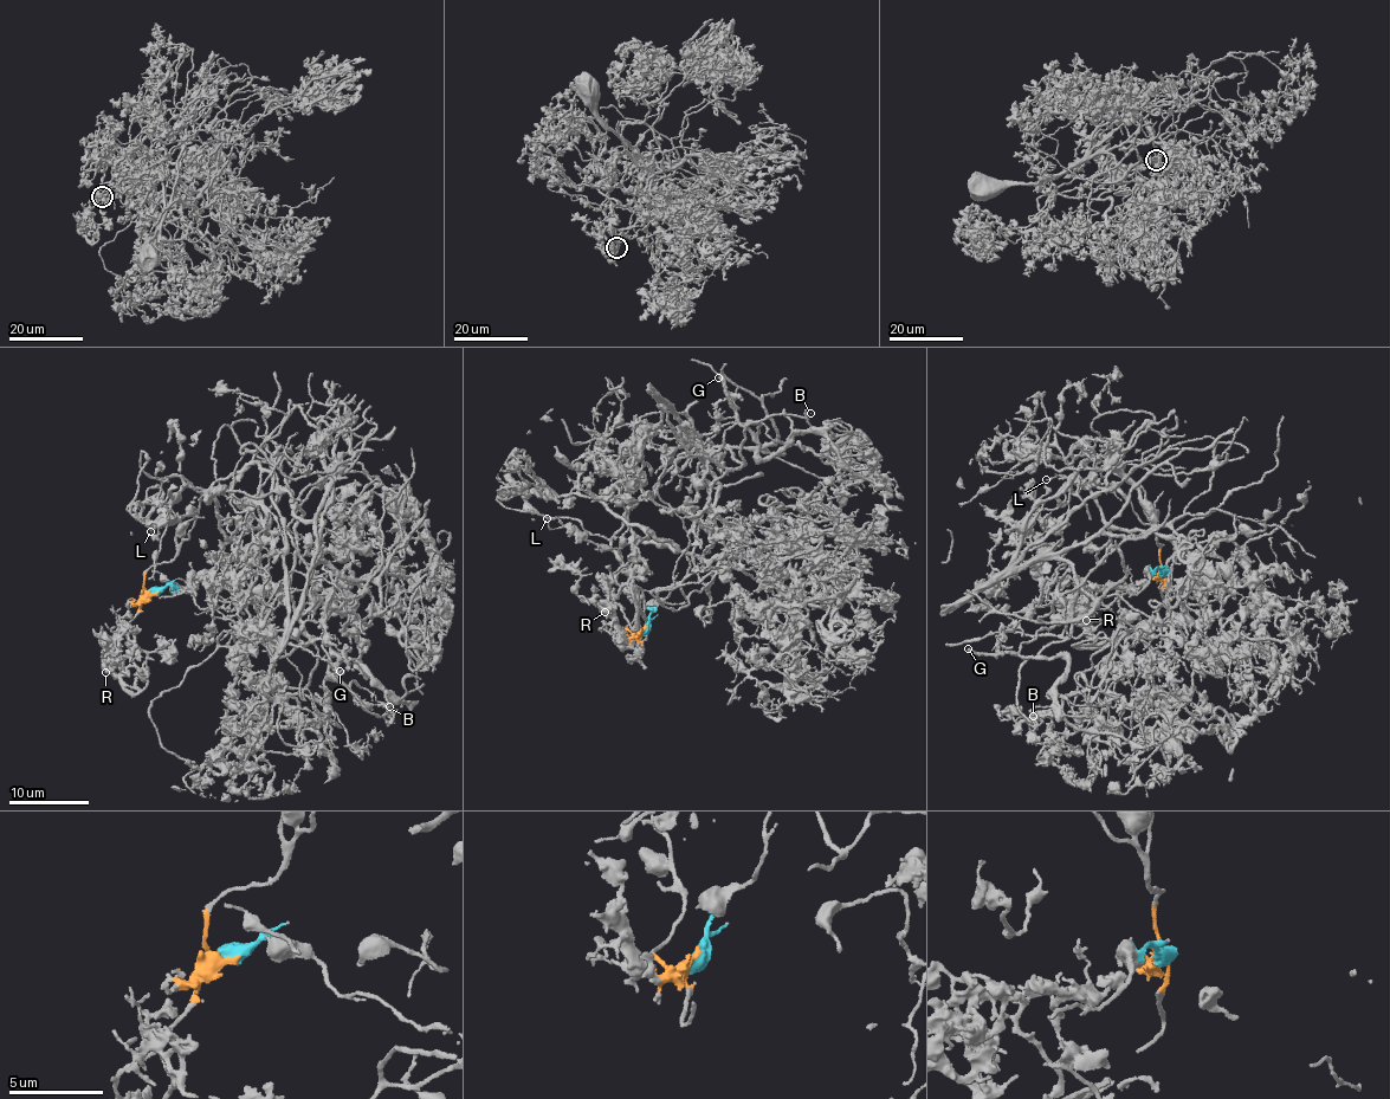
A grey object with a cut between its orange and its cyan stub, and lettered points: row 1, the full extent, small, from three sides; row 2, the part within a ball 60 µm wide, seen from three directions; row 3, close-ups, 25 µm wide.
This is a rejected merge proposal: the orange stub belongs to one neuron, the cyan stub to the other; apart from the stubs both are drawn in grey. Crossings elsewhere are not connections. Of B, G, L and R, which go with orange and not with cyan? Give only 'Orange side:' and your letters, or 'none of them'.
Orange side: L, R

